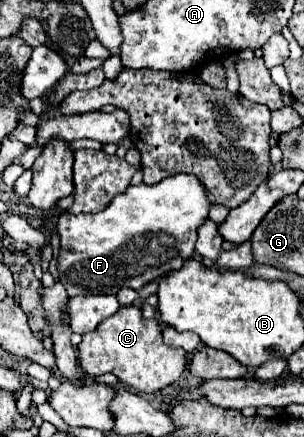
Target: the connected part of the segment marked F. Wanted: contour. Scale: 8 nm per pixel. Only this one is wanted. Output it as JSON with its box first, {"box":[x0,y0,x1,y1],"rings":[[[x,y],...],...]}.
{"box":[57,174,211,298],"rings":[[[175,174],[153,186],[129,186],[123,194],[115,196],[115,200],[111,200],[105,210],[97,214],[71,216],[69,212],[63,212],[57,218],[57,232],[61,238],[61,250],[57,256],[59,282],[65,286],[69,298],[91,294],[115,296],[123,286],[139,290],[155,278],[163,276],[165,272],[181,268],[183,262],[193,256],[197,228],[207,220],[209,208],[211,202],[207,200],[201,182],[191,174]]]}

